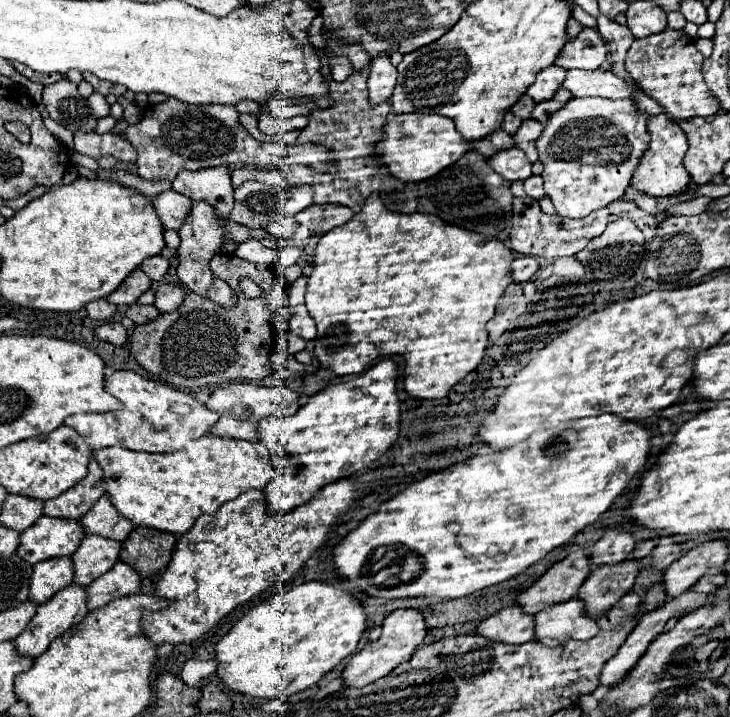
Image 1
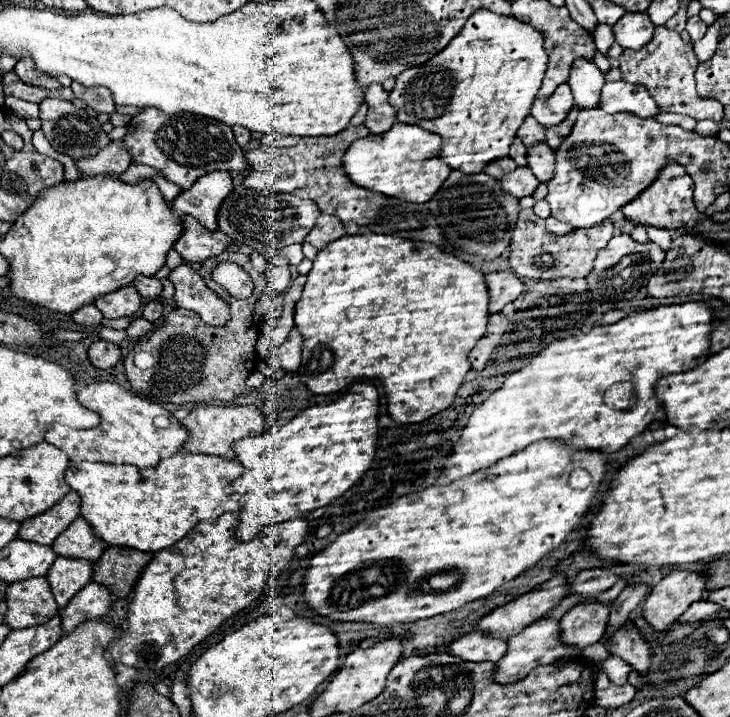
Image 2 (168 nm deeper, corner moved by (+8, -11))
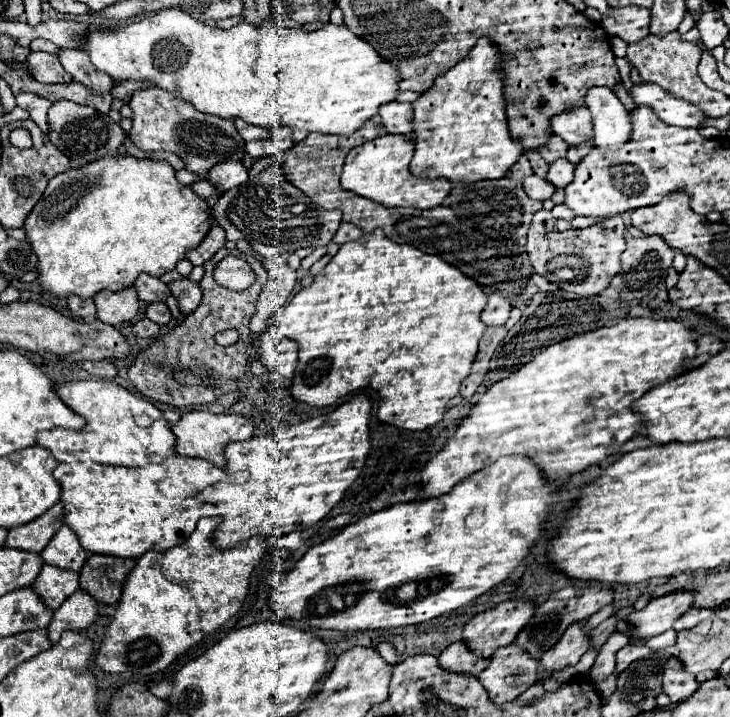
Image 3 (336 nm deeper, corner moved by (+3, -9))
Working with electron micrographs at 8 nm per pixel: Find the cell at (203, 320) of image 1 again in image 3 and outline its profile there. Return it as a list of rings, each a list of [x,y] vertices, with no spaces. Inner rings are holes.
[[[221,247],[203,267],[205,267],[205,277],[199,281],[199,285],[203,289],[203,299],[201,299],[199,307],[193,313],[185,315],[179,325],[171,327],[165,335],[157,337],[147,349],[143,349],[135,357],[133,365],[129,367],[131,383],[147,399],[169,403],[173,407],[207,405],[207,403],[213,403],[217,399],[217,393],[219,393],[217,385],[219,383],[239,381],[247,371],[247,365],[249,365],[249,359],[251,359],[249,351],[251,351],[253,341],[255,341],[255,337],[249,329],[249,319],[255,311],[257,297],[259,297],[259,293],[261,293],[261,289],[267,281],[265,267],[253,255],[245,255],[239,249],[227,249],[227,247]],[[225,255],[239,255],[239,257],[247,259],[249,265],[253,267],[253,271],[257,275],[257,281],[247,291],[231,291],[231,289],[225,289],[219,283],[215,283],[213,269]],[[229,329],[239,331],[239,341],[235,345],[229,345],[229,347],[217,345],[215,335],[223,333],[223,331],[229,331]],[[179,369],[187,369],[193,375],[203,377],[203,381],[207,381],[207,385],[181,385],[175,379],[175,371],[179,371]]]

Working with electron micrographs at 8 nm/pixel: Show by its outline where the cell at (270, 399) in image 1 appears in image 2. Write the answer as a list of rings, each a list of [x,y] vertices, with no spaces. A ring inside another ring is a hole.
[[[196,405],[182,421],[182,425],[190,433],[190,439],[184,443],[186,451],[234,459],[236,455],[232,451],[232,443],[250,435],[260,435],[264,431],[266,419],[262,411],[252,405]]]

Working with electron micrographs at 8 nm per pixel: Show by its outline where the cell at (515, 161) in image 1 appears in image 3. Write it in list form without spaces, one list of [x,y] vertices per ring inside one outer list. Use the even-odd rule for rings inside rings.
[[[529,175],[525,177],[523,181],[523,189],[525,193],[531,197],[531,199],[539,199],[539,201],[545,201],[553,195],[555,191],[555,185],[551,185],[547,179],[541,179],[537,175]]]

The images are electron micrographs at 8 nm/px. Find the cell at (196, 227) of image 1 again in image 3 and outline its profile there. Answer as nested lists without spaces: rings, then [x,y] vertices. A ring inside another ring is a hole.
[[[183,277],[183,279],[177,279],[177,281],[169,283],[169,289],[177,297],[181,313],[191,313],[201,303],[201,297],[203,297],[201,287],[199,287],[199,283],[191,281],[189,277]]]

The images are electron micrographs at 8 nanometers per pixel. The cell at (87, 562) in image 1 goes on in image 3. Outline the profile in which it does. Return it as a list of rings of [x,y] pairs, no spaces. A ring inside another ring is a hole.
[[[43,565],[39,577],[33,583],[33,589],[51,609],[57,609],[69,595],[79,589],[77,571],[61,569],[55,565]]]

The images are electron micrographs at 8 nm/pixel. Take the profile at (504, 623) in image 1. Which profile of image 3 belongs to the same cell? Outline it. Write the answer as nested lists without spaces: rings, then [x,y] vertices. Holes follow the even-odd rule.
[[[457,641],[451,643],[441,655],[439,655],[439,665],[447,671],[455,671],[455,673],[471,673],[471,675],[479,675],[483,669],[487,669],[489,665],[489,657],[477,657],[477,653],[473,655],[469,645],[465,645],[465,641]]]

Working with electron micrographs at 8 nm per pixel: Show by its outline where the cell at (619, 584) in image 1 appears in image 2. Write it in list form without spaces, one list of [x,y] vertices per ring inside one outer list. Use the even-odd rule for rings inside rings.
[[[598,601],[578,603],[560,619],[560,641],[578,649],[598,643],[606,633],[608,611],[610,605]]]

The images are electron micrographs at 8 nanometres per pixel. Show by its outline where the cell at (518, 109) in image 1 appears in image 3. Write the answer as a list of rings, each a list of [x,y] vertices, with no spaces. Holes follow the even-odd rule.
[[[549,135],[549,141],[547,141],[545,145],[541,145],[537,151],[539,151],[539,155],[541,155],[547,163],[553,163],[553,161],[565,157],[567,149],[569,149],[569,145],[565,145],[565,141],[561,141],[561,137]]]

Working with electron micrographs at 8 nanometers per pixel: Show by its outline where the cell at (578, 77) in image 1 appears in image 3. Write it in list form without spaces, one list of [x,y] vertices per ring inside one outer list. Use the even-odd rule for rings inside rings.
[[[655,83],[633,85],[629,89],[629,97],[637,105],[651,107],[657,113],[657,117],[661,121],[669,123],[669,125],[677,125],[677,127],[699,127],[699,123],[705,117],[695,105],[671,97],[669,93],[665,93]]]

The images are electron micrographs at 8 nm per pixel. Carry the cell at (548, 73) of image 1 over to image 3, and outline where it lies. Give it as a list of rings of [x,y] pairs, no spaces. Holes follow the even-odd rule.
[[[575,105],[573,109],[565,109],[551,121],[551,129],[559,135],[567,145],[579,145],[585,139],[593,137],[591,129],[591,113],[585,105]]]

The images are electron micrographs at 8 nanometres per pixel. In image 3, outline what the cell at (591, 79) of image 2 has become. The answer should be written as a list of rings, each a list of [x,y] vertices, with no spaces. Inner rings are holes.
[[[589,87],[585,105],[593,117],[597,147],[621,147],[631,133],[629,113],[609,87]]]

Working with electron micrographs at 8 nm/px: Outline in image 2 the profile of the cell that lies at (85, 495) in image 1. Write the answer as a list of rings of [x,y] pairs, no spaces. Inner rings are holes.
[[[70,491],[52,509],[22,521],[16,537],[38,545],[50,545],[78,515],[80,515],[80,497],[74,491]]]

